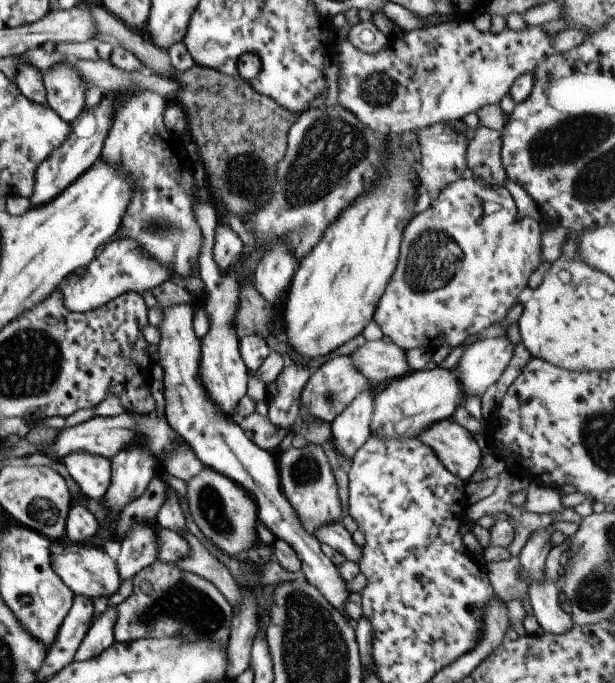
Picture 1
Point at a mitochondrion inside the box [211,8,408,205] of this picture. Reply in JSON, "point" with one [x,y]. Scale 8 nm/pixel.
{"point":[379,88]}

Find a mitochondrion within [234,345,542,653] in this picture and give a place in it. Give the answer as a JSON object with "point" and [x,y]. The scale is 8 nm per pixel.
{"point":[305,468]}

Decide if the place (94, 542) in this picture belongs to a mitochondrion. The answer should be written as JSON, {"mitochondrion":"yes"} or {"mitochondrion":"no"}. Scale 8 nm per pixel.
{"mitochondrion":"no"}

